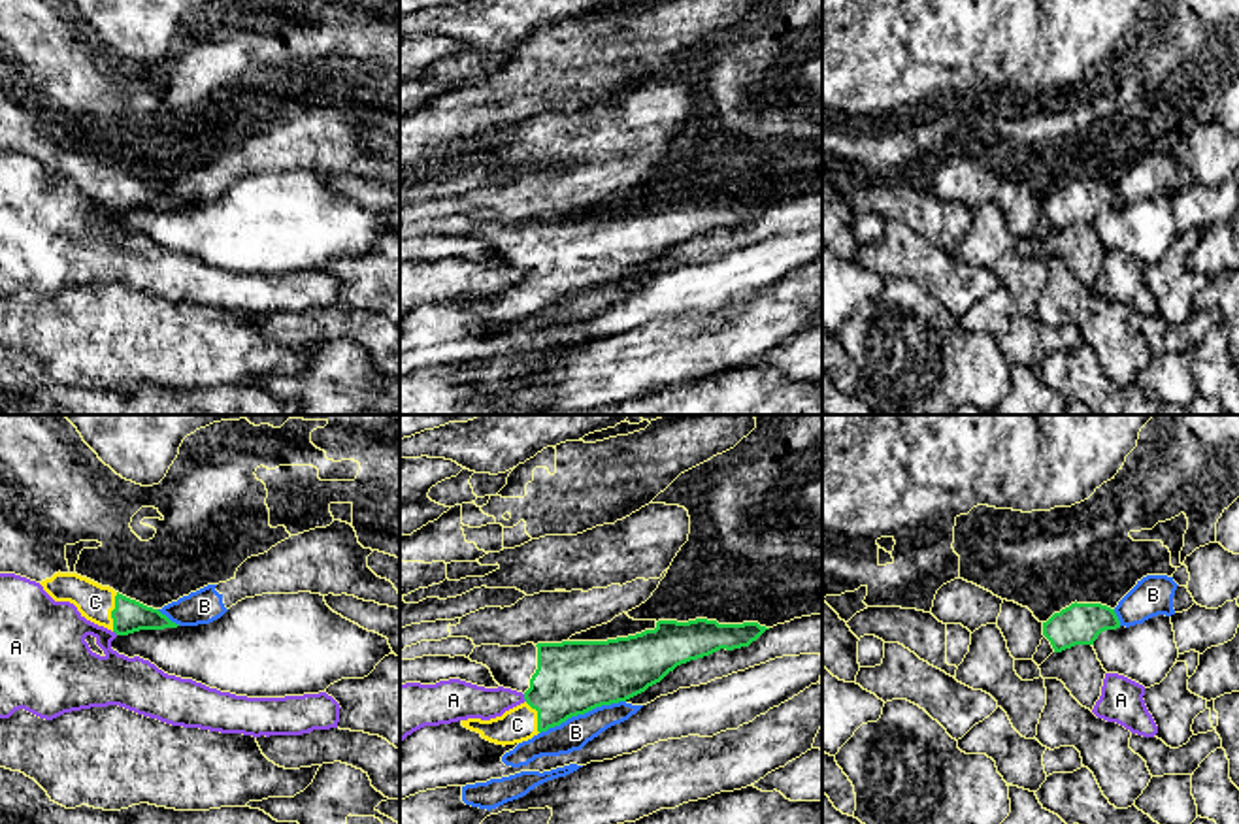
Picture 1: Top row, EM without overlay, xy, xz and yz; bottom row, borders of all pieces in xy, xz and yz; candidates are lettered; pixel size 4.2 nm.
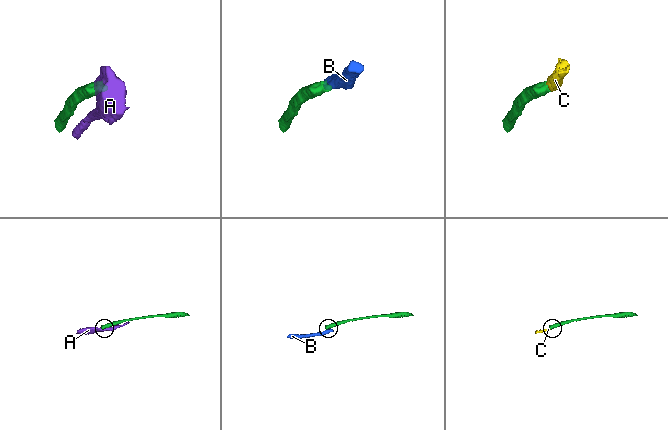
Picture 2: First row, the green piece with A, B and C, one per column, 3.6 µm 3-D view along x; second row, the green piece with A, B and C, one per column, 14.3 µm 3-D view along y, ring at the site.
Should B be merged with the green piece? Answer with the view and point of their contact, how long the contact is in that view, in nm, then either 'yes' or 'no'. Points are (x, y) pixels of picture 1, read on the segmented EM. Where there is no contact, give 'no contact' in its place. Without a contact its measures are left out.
contact xz (581, 713); length 400 nm; no

